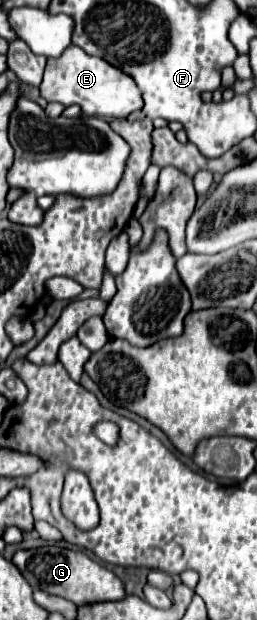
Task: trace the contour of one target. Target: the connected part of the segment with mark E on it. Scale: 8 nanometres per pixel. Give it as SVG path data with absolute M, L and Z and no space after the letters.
M68 46L68 50L62 52L58 58L48 58L44 80L40 86L40 94L48 102L60 102L64 106L78 104L82 108L82 114L86 116L100 116L100 118L126 118L128 114L142 108L142 94L136 86L136 82L122 74L116 66L110 66L102 58L94 58L80 50L78 46Z

